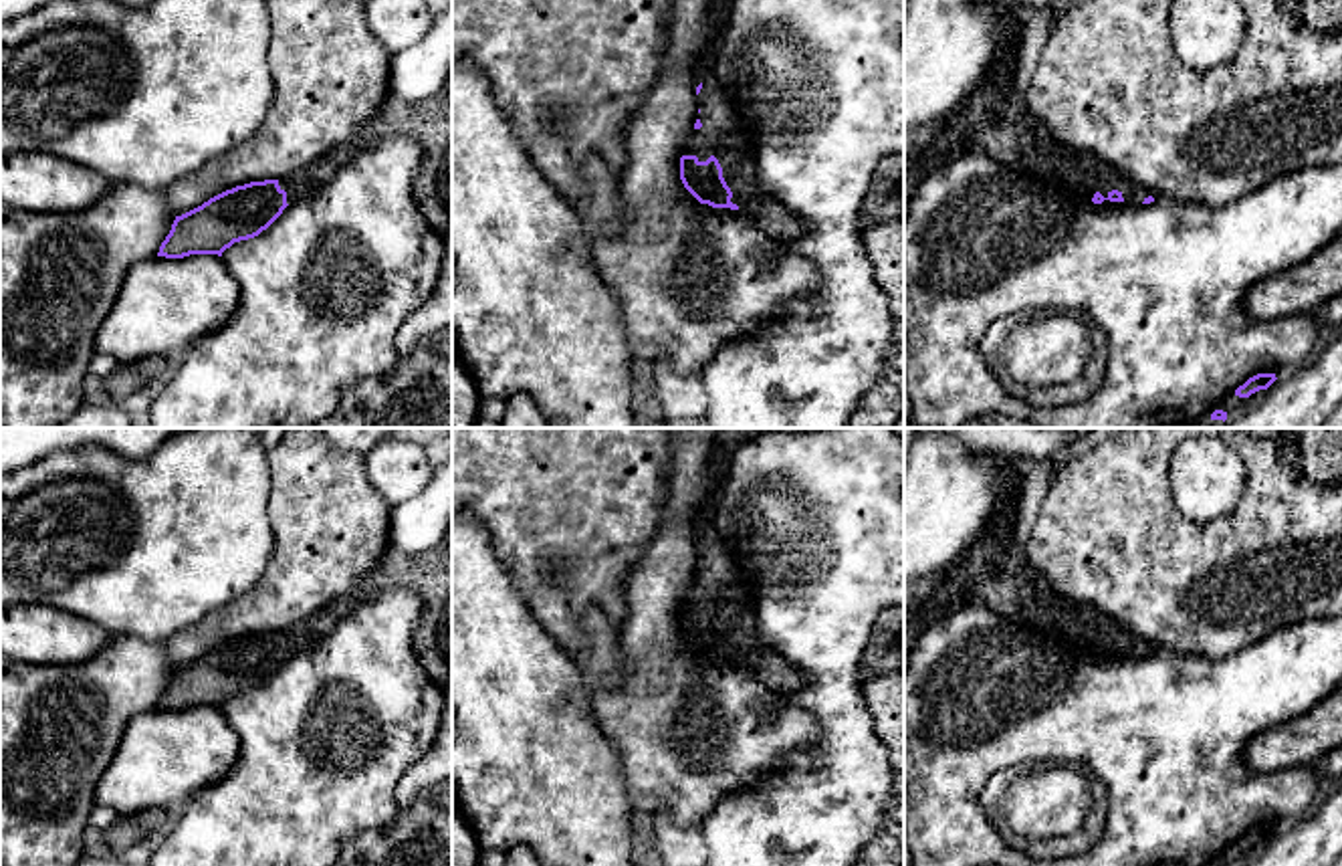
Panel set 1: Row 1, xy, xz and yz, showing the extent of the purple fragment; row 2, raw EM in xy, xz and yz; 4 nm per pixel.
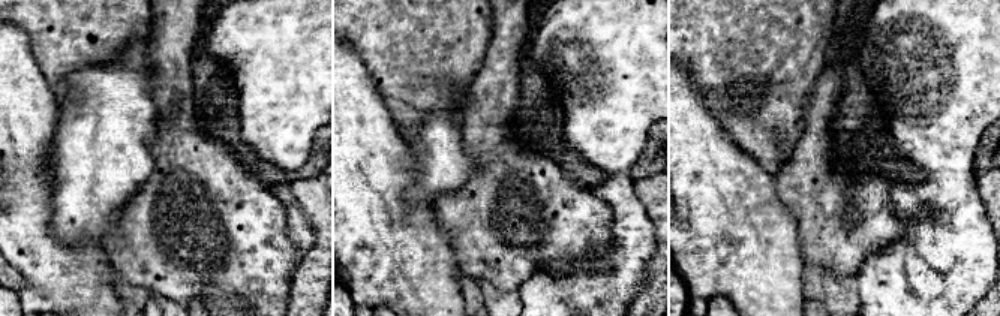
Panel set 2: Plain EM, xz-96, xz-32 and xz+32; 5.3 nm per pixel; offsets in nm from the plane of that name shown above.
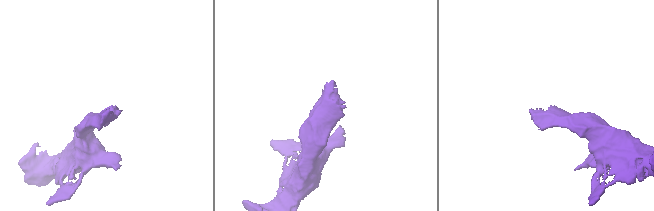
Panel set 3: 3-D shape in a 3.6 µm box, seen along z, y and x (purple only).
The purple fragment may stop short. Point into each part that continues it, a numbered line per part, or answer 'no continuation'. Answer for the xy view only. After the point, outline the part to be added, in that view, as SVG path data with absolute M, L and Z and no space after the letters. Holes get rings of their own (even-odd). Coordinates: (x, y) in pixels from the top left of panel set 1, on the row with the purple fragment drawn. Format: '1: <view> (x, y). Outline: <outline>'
1: xy (430, 122). Outline: M444 85L424 101L408 101L389 91L383 107L347 143L295 176L278 180L287 204L315 192L353 155L396 133L408 133L422 143L414 198L424 218L444 234L452 224L452 85Z

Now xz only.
1: xz (723, 134). Outline: M704 79L696 101L700 109L696 119L702 127L690 135L684 155L696 155L698 161L714 155L733 192L731 202L769 236L795 240L805 234L807 222L757 184L761 153L729 95L714 81Z

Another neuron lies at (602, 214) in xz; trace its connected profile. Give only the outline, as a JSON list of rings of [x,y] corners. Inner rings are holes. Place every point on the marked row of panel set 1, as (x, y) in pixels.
[[[589,155],[581,168],[581,182],[587,200],[571,206],[581,218],[583,238],[595,246],[626,226],[628,208],[622,198],[622,176],[601,155]]]

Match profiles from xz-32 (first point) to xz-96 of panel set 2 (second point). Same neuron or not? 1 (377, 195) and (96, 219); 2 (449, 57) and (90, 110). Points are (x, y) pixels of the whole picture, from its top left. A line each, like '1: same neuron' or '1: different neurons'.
1: different neurons
2: different neurons

